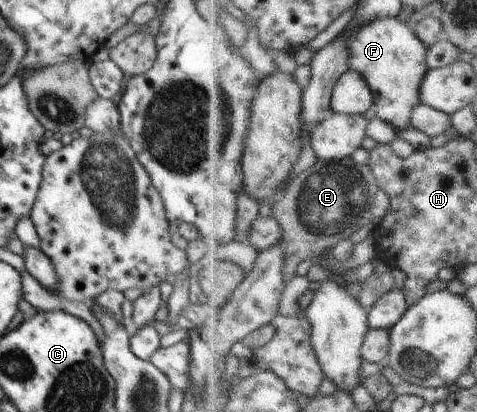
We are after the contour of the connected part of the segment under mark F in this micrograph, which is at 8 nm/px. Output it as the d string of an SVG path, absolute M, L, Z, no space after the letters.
M396 16L381 18L364 24L361 31L356 30L350 34L349 49L353 54L350 57L350 66L367 78L375 93L375 105L379 119L393 125L396 132L412 128L412 115L415 113L415 108L423 104L421 90L424 79L431 71L427 63L429 47L422 42L416 29Z

